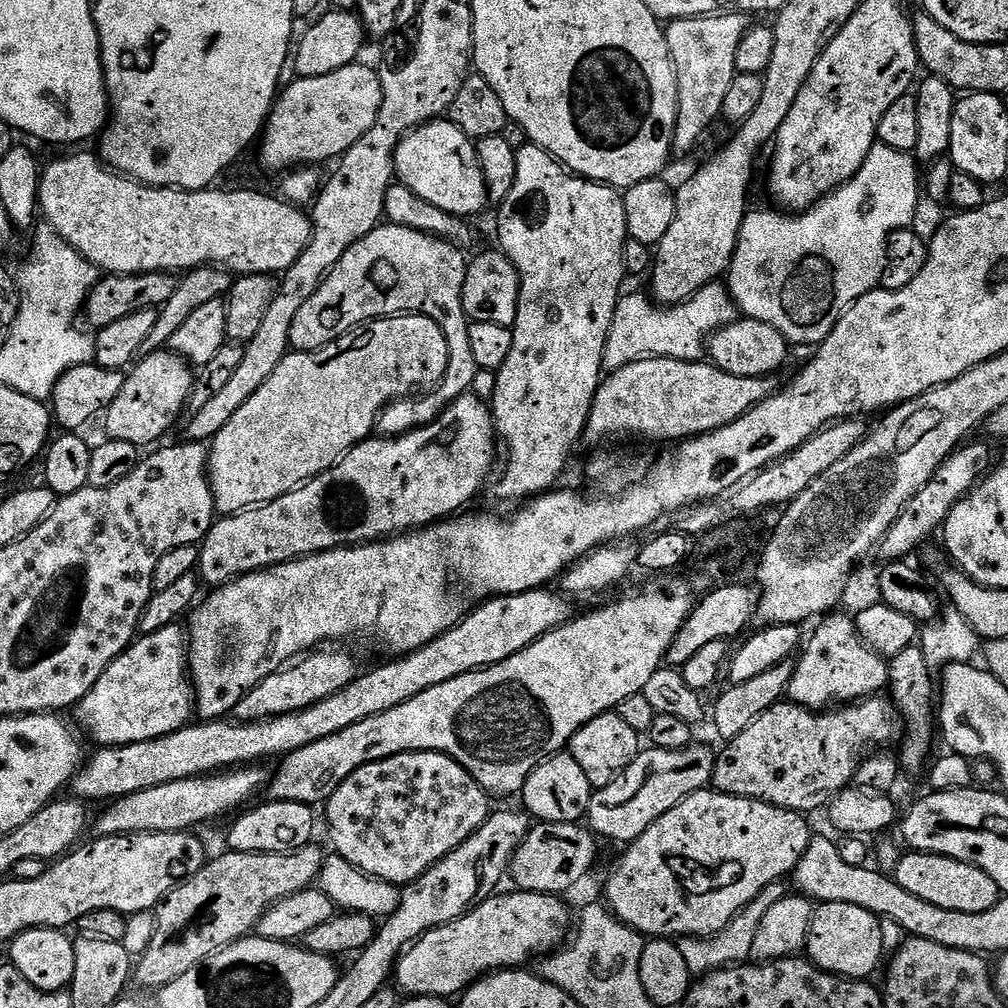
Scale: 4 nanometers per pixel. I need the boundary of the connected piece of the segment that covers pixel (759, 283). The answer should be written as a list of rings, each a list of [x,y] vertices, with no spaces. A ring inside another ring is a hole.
[[[878,142],[870,150],[866,162],[862,162],[862,170],[858,170],[852,180],[846,181],[830,195],[822,197],[807,212],[788,215],[780,210],[749,211],[738,230],[736,253],[732,255],[732,265],[726,273],[729,293],[723,288],[723,283],[707,284],[702,286],[702,290],[695,292],[692,299],[671,306],[661,306],[647,295],[621,295],[614,310],[614,322],[610,322],[610,334],[606,338],[603,371],[616,372],[622,366],[639,360],[649,360],[651,356],[700,360],[705,355],[706,345],[711,341],[712,335],[726,325],[733,324],[738,318],[736,304],[744,311],[741,313],[747,319],[774,326],[778,334],[788,339],[789,345],[820,345],[832,333],[845,310],[883,281],[886,246],[890,234],[915,225],[920,196],[922,200],[922,172],[916,167],[918,161],[915,155],[899,152]]]

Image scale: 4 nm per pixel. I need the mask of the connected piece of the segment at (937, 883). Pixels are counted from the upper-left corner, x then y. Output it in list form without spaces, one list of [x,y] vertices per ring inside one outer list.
[[[905,851],[894,869],[894,879],[902,890],[910,890],[917,898],[925,902],[934,902],[934,906],[942,906],[942,910],[962,910],[962,914],[978,914],[982,910],[990,910],[1002,899],[1000,888],[978,866],[970,866],[966,862],[958,862],[954,858],[946,858],[938,854]]]

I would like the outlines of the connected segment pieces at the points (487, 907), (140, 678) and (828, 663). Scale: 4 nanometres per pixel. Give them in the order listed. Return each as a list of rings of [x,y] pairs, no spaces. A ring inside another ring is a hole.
[[[511,890],[505,896],[493,894],[480,901],[471,912],[449,924],[430,930],[420,939],[408,945],[396,962],[394,984],[401,993],[413,996],[438,996],[456,998],[468,991],[477,980],[501,970],[516,970],[528,960],[528,956],[543,958],[565,943],[568,932],[568,908],[561,897],[546,892],[522,892]]]
[[[179,623],[133,640],[118,659],[110,662],[102,678],[98,678],[96,685],[75,705],[76,718],[84,726],[83,735],[88,735],[96,746],[116,748],[120,744],[162,738],[185,727],[194,716],[194,688],[190,683],[187,650],[188,634]]]
[[[825,615],[819,621],[821,624],[813,630],[812,637],[809,640],[807,637],[788,683],[786,696],[791,703],[800,704],[803,708],[824,710],[837,702],[867,700],[869,696],[883,693],[887,689],[888,660],[868,647],[860,637],[856,621],[851,615],[836,615]]]

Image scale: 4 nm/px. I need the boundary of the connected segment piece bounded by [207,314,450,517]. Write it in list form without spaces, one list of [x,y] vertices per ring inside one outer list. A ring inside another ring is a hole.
[[[401,314],[398,316],[385,316],[382,320],[370,320],[366,324],[359,324],[357,328],[351,328],[345,336],[339,336],[337,340],[332,340],[325,348],[320,348],[316,352],[289,351],[288,355],[278,362],[278,370],[262,382],[258,394],[218,430],[218,434],[210,442],[208,453],[208,484],[212,488],[212,497],[216,503],[217,513],[221,517],[235,516],[238,512],[247,512],[249,508],[269,504],[271,500],[282,498],[288,492],[295,492],[302,484],[308,483],[315,476],[322,475],[326,470],[336,467],[338,461],[343,458],[350,449],[355,448],[364,440],[373,435],[376,419],[380,417],[380,411],[387,404],[392,404],[395,400],[402,400],[411,397],[417,390],[431,390],[445,379],[448,375],[450,361],[448,359],[448,343],[442,334],[442,330],[430,318],[415,314]]]

